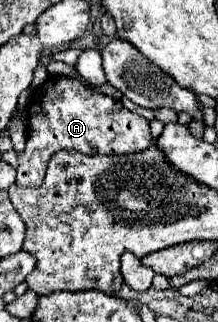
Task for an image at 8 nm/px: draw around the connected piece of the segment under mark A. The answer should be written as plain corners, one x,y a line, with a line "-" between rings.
51,75
41,87
33,91
31,101
27,105
27,119
29,119
27,143
25,143
25,149
17,153
17,159
19,159
17,185
25,185
25,187
39,187
43,183
47,163
51,155
59,149
75,149
85,155
129,155
129,153
139,153
153,145
153,135
149,131
147,119
131,113
113,97
91,91
85,85
81,85
77,79
63,77
63,75

